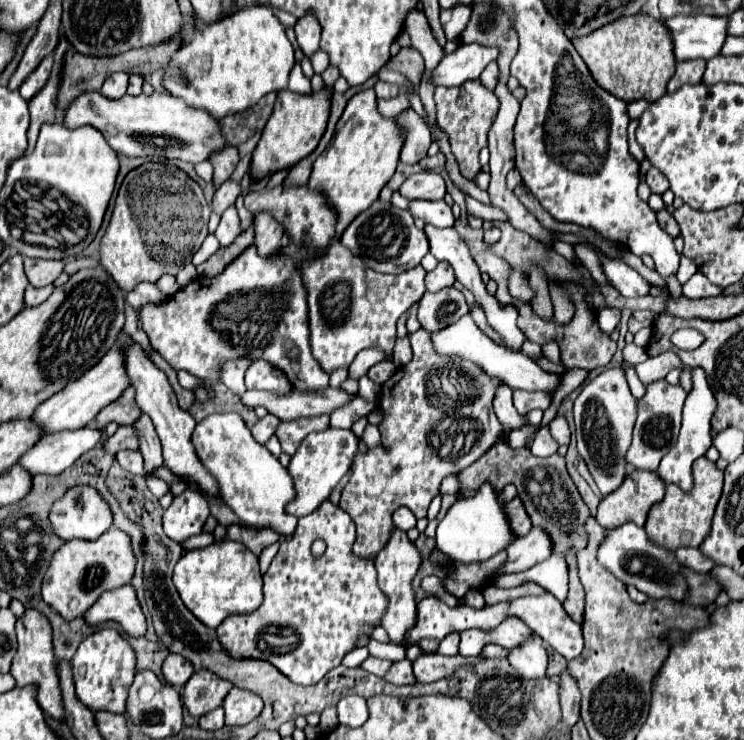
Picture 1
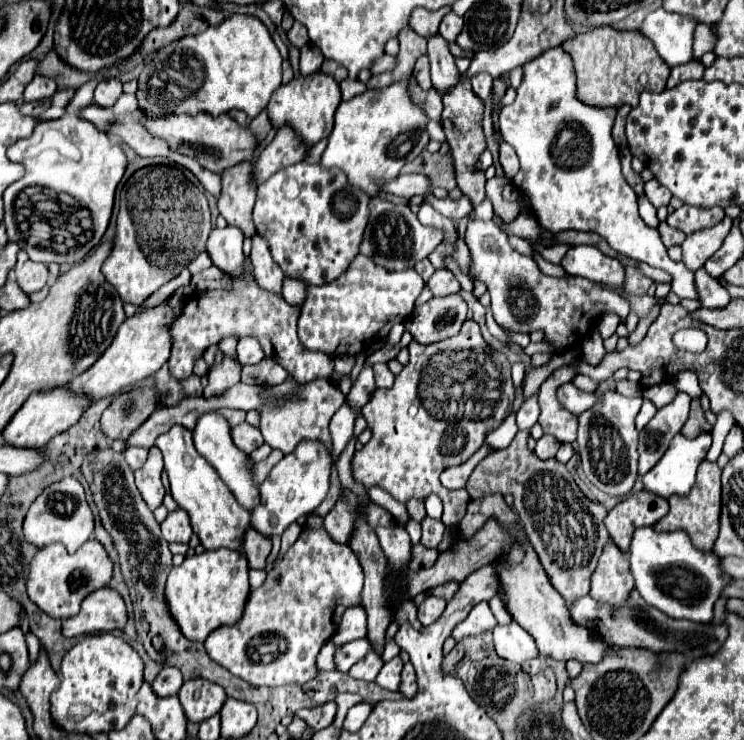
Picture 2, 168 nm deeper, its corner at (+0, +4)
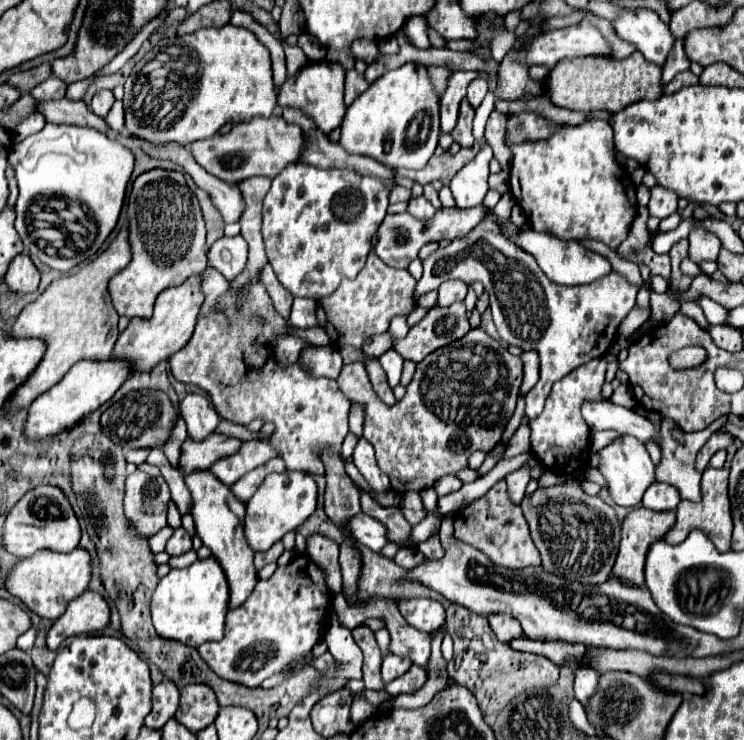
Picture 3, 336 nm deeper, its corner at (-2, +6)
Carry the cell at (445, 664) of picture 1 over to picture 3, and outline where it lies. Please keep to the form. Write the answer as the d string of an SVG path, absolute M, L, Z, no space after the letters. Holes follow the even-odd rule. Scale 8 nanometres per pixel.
M411 666L401 678L397 678L391 684L387 684L385 691L389 692L391 696L395 696L395 694L413 693L415 690L421 688L423 682L425 682L423 680L423 668L421 666Z

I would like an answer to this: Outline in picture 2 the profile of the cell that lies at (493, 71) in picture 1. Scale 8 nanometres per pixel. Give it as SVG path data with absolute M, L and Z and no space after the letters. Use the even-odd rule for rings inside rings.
M481 72L477 76L471 78L471 84L473 84L473 92L475 96L479 96L481 100L485 100L491 92L491 86L493 86L493 78L487 76L487 72Z

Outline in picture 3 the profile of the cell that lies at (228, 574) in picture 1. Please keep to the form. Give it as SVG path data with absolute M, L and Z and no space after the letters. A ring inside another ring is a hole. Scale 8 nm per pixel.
M215 556L195 560L187 568L173 568L161 578L153 600L151 614L157 634L179 640L187 646L201 646L209 640L219 640L225 634L225 616L229 612L229 584Z

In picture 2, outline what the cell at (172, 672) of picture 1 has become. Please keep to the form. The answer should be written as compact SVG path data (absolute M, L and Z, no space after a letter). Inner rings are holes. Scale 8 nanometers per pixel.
M163 666L163 670L157 674L157 678L151 684L151 690L155 696L175 696L183 684L183 676L173 666Z

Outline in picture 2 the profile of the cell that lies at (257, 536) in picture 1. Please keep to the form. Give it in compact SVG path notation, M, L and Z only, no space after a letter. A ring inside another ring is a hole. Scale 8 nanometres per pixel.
M253 528L247 530L243 540L243 550L249 562L249 568L265 568L267 556L271 552L271 538L257 534Z

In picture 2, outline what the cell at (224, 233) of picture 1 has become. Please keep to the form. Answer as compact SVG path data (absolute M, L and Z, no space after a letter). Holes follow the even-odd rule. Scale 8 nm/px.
M235 226L215 228L205 244L205 250L221 272L233 280L245 276L245 256L243 256L243 232Z

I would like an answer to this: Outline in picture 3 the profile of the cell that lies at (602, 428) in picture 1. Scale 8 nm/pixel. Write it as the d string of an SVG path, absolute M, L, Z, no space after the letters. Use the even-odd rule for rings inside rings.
M619 436L617 440L613 440L605 448L601 448L597 452L597 456L599 456L597 470L603 474L603 478L607 482L607 490L611 494L613 502L621 504L621 506L635 506L635 504L639 504L641 498L643 498L643 492L655 480L653 462L649 458L649 452L645 450L645 444L641 444L633 436Z

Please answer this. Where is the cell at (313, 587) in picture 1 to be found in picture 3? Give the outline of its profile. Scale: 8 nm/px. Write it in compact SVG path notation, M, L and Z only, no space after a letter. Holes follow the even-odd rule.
M305 554L295 556L287 566L277 566L275 574L267 580L259 580L251 596L235 610L229 610L225 624L225 636L219 642L205 642L197 650L209 662L215 674L225 680L233 680L245 686L259 686L265 678L281 672L285 666L301 660L327 632L327 618L331 612L331 590L325 582L325 572L313 562L305 564Z

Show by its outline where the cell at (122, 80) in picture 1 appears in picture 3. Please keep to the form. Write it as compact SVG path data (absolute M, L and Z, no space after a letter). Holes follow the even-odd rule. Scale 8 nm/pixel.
M99 90L99 92L93 96L93 100L91 100L89 108L91 108L97 116L105 118L105 116L107 116L107 112L111 110L113 102L115 102L115 96L113 96L113 92L111 92L111 90Z

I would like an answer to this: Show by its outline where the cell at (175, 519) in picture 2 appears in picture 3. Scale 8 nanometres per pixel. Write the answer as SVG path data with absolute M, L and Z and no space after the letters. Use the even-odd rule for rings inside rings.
M179 526L179 528L173 532L173 536L169 538L165 550L167 550L171 556L179 556L179 554L191 550L191 536L189 536L189 532L187 532L183 526Z

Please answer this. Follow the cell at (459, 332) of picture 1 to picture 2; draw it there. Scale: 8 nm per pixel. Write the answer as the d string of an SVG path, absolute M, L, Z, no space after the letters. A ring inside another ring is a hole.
M563 384L559 388L559 402L575 416L581 416L587 408L593 408L601 400L599 394L587 394L573 384Z

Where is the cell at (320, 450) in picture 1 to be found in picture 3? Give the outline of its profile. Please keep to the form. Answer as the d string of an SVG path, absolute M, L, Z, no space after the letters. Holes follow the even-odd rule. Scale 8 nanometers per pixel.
M285 470L285 472L271 472L247 502L247 516L245 516L245 536L253 550L269 550L277 540L281 540L287 532L301 526L317 506L317 482L309 472L299 470Z

